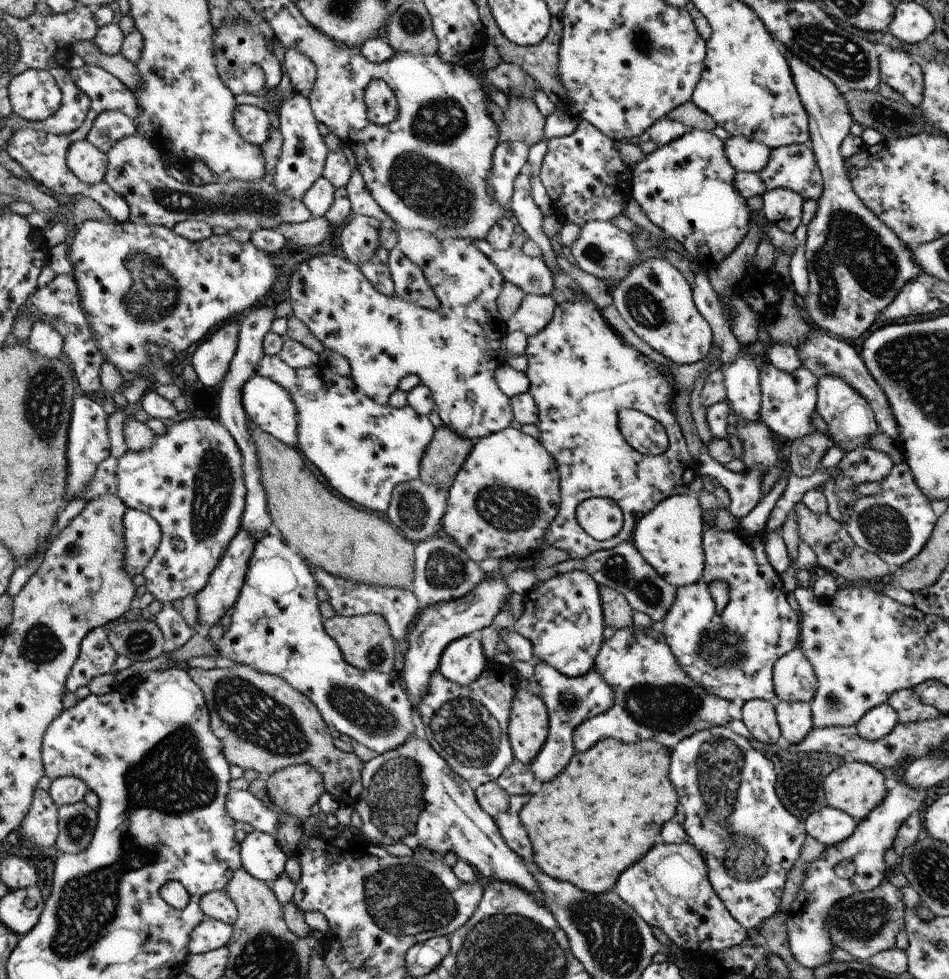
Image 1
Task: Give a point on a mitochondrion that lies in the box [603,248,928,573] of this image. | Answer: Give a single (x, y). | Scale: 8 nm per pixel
(884, 527)

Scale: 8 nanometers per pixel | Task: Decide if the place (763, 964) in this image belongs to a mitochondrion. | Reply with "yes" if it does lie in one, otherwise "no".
no

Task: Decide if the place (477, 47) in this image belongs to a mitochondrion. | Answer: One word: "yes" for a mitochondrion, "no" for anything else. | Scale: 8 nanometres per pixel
no

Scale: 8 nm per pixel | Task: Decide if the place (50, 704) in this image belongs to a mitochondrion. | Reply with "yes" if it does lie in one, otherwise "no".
no

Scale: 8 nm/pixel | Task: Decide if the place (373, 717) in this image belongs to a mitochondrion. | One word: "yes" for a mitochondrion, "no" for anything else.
yes

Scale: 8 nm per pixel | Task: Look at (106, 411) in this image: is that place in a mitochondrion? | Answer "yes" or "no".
no

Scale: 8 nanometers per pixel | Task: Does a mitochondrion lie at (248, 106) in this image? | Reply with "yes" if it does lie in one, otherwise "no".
no

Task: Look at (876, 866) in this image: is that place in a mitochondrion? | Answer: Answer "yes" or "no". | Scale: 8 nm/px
no

